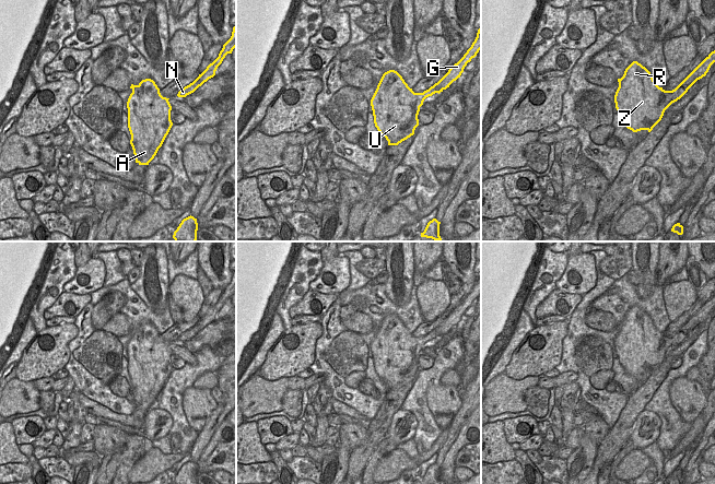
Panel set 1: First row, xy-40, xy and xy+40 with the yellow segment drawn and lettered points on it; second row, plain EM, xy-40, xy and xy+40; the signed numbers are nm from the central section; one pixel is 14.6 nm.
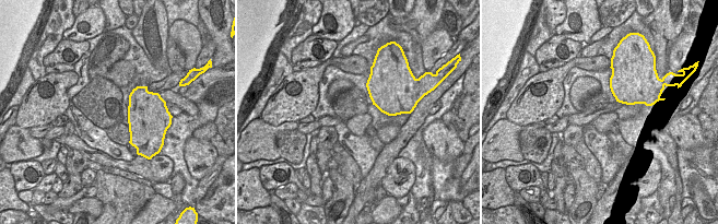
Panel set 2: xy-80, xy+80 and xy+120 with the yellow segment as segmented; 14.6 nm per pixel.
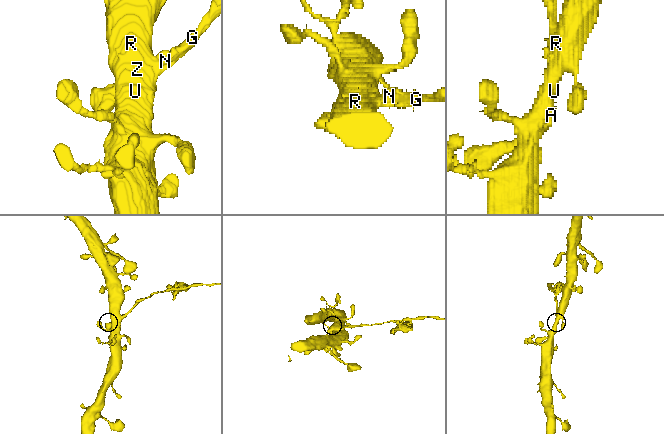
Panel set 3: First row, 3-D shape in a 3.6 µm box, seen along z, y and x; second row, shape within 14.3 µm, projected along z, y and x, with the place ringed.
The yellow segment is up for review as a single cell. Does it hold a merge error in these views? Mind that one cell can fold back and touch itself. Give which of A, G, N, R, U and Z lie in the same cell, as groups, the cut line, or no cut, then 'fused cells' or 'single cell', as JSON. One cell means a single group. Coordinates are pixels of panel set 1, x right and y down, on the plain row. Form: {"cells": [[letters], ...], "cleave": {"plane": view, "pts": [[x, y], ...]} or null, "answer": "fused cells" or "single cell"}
{"cells": [["A", "R", "U", "Z"], ["G", "N"]], "cleave": {"plane": "xy+40", "pts": [[665, 335], [666, 353]]}, "answer": "fused cells"}

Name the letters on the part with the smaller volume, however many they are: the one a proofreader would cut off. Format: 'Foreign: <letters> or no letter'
Foreign: G, N

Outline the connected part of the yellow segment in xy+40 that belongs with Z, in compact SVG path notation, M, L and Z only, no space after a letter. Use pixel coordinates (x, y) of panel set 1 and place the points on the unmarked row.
M637 306L625 314L618 327L614 347L620 364L633 377L650 377L666 355L666 335L656 329L650 317Z

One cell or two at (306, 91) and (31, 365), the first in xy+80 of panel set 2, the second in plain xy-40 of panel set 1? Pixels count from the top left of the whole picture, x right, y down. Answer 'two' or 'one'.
one

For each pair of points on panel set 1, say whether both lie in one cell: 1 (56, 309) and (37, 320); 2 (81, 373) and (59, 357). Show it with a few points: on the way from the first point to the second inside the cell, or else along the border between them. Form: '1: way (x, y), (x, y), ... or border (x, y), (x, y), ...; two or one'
1: border (58, 296), (44, 311), (45, 319); two
2: border (73, 338), (68, 345), (69, 361), (63, 367); two

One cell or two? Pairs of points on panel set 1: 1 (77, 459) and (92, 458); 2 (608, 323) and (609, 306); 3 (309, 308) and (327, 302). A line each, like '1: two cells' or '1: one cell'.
1: one cell
2: two cells
3: one cell

